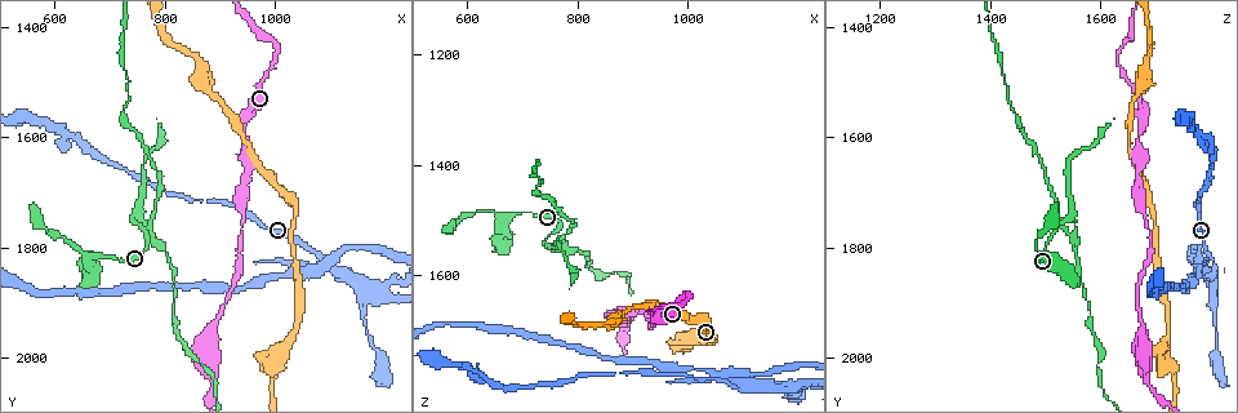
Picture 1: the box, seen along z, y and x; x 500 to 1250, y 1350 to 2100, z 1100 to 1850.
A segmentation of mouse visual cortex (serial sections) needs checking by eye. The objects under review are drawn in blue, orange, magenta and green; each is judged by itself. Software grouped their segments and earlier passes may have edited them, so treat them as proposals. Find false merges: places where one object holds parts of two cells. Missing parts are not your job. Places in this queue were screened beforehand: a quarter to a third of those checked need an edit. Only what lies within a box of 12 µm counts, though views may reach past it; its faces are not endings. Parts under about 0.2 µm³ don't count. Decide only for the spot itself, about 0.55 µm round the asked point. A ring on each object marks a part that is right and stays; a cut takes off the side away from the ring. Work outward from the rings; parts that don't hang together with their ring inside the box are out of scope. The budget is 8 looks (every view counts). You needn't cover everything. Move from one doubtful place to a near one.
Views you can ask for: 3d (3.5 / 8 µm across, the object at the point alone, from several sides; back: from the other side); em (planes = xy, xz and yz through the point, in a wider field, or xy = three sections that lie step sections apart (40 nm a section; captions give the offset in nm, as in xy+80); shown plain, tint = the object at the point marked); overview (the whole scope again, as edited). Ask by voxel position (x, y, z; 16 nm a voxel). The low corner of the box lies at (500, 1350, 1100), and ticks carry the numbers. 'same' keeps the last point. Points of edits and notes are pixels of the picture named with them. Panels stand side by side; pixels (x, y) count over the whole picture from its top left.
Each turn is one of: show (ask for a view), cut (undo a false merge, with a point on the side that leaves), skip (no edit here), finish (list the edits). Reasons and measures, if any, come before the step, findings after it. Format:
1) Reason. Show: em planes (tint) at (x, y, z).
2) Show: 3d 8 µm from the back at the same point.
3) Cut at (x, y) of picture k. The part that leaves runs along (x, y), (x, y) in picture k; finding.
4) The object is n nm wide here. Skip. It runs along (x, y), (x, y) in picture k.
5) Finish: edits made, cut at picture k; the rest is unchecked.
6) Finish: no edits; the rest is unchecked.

Show: 3d 3.5 µm at (1100, 1835, 1805).

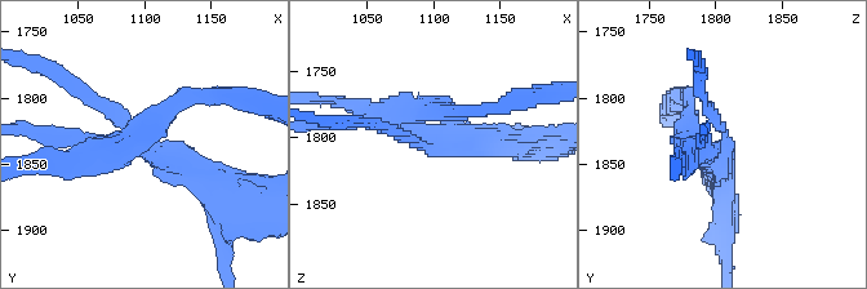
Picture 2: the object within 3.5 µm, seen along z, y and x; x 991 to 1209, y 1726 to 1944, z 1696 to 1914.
Show: em xy step 3 (tint) at (1098, 1832, 1806).

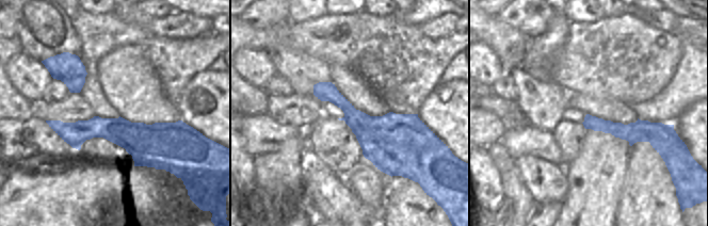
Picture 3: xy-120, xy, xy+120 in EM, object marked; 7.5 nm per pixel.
Cut at (137, 151) of picture 2. The part that leaves runs along (142, 143), (35, 163) in picture 2; a second cell is stuck on.

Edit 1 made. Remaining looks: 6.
Thick turns thin. Show: 3d 8 µm at (1045, 1730, 1695).

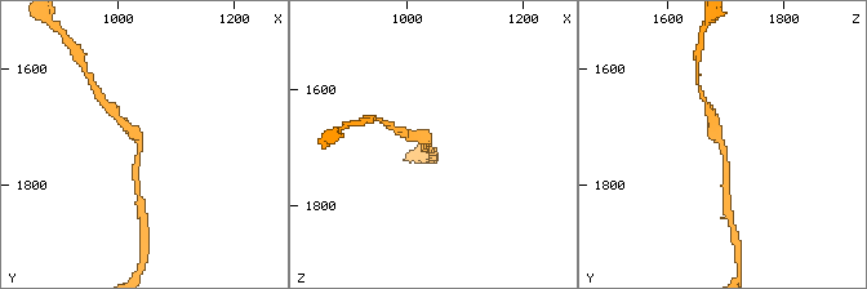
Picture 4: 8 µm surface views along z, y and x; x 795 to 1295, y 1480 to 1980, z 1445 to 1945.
Show: 3d 3.5 µm at (1040, 1725, 1695).

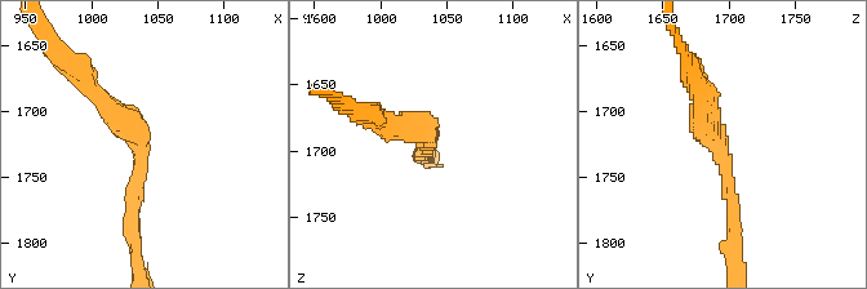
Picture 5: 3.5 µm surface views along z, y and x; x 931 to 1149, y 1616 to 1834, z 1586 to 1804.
The arms are 150, 250 nm wide; now the EM. Show: em planes (tint) at (1038, 1728, 1694).

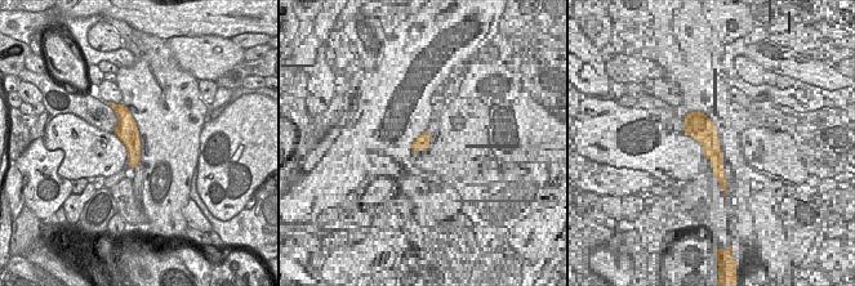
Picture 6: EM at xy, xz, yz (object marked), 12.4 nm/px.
Skip. It runs along (116, 107), (133, 143), (132, 164) in picture 6; continuous, no second cell.

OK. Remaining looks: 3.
Three-way junction. Show: 3d 3.5 µm at (775, 1775, 1555).

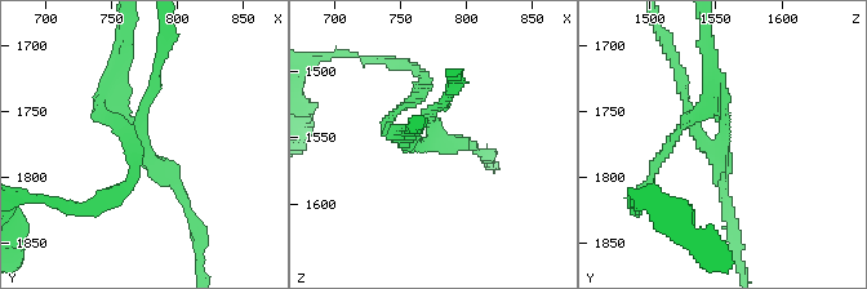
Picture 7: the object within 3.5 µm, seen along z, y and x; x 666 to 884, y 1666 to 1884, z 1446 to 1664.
3 arms meet here; the arms are 100, 150, 150 nm wide; now the EM. Show: em xy step 3 (tint) at (772, 1778, 1552).

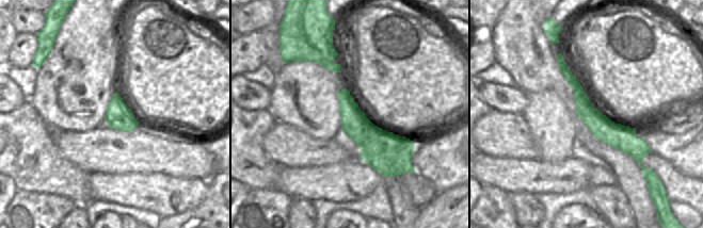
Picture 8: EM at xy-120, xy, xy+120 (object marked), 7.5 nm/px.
Show: em xy step 2 (tint) at the same point.

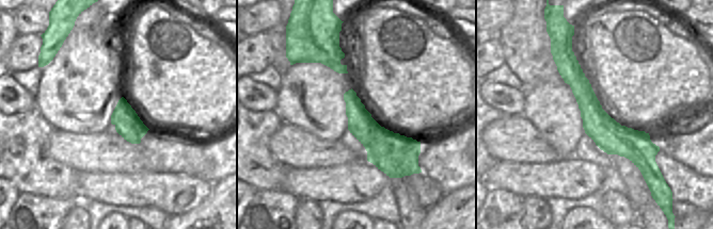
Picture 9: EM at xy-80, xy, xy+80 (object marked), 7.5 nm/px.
The object is 220 nm wide here. Cut at (146, 101) of picture 7. The part that leaves runs along (139, 136), (163, 36) in picture 7; a second cell is stuck on.

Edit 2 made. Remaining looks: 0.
Finish: edits made, cut at picture 2, cut at picture 7; the rest is unchecked.

